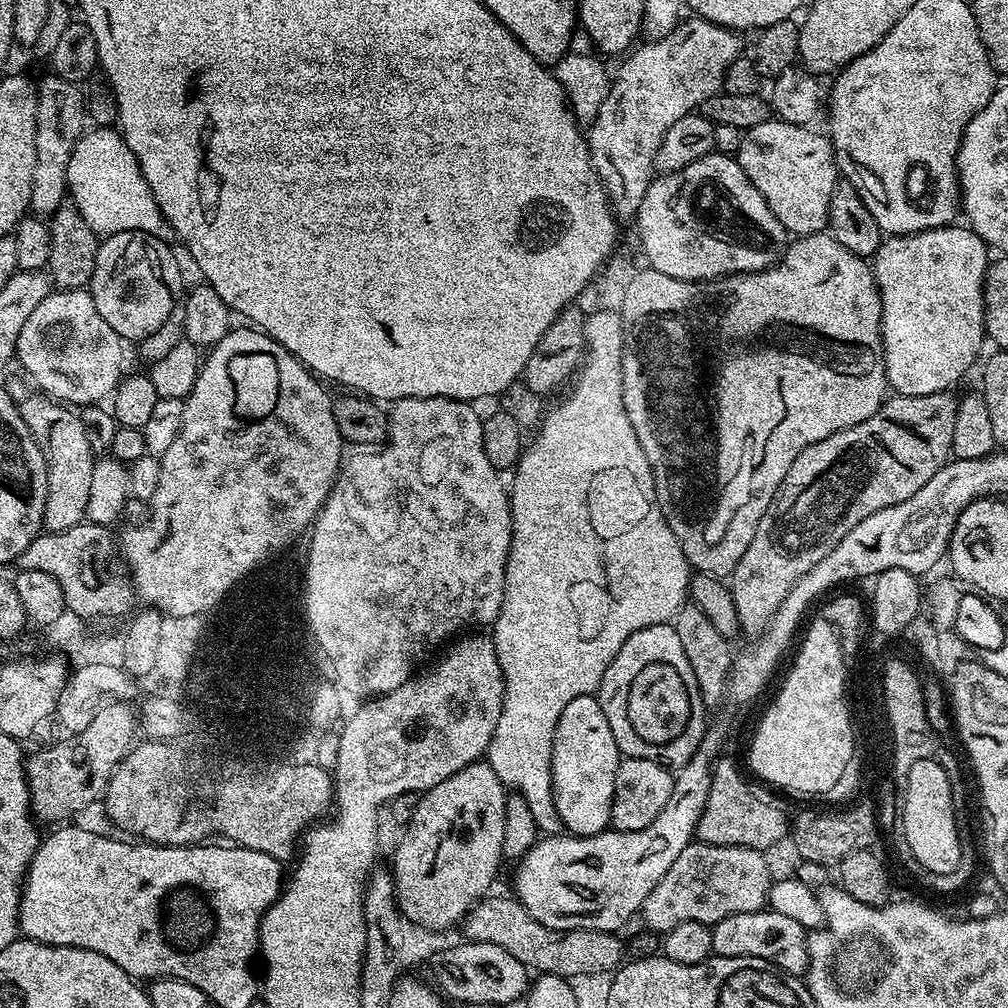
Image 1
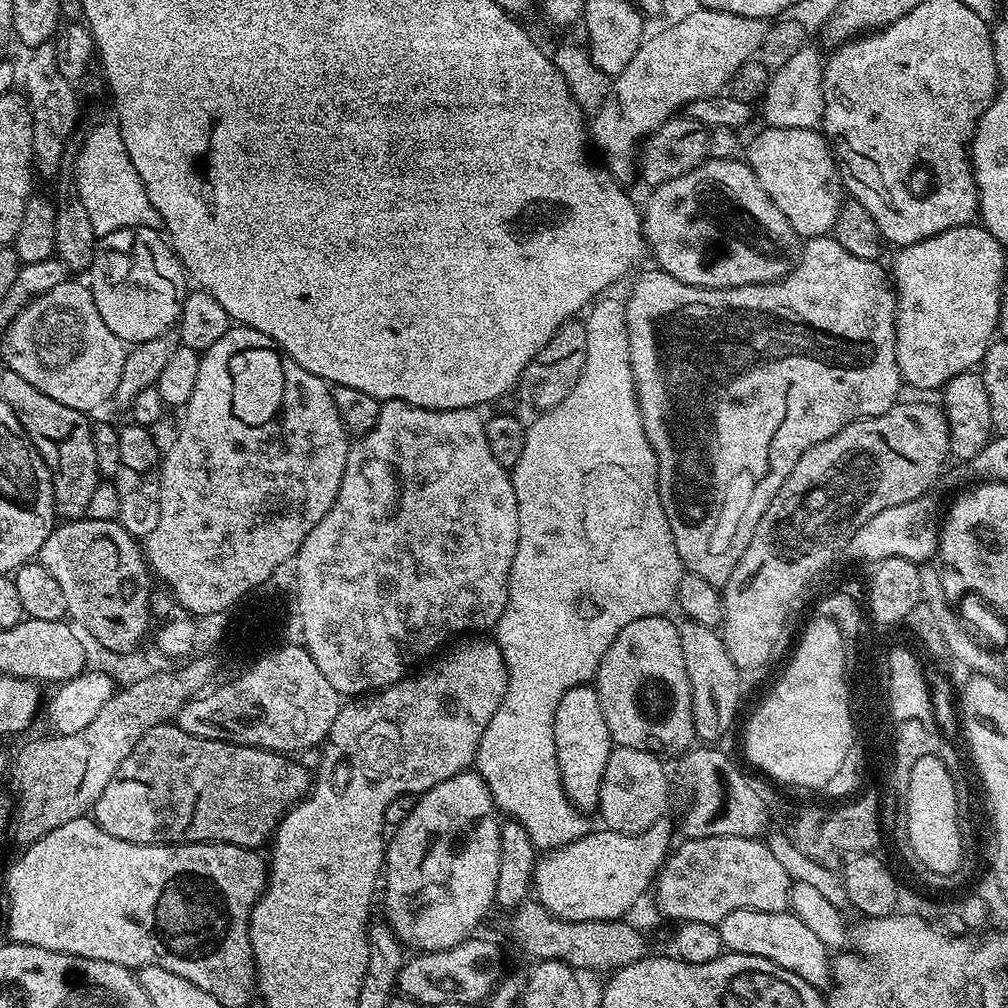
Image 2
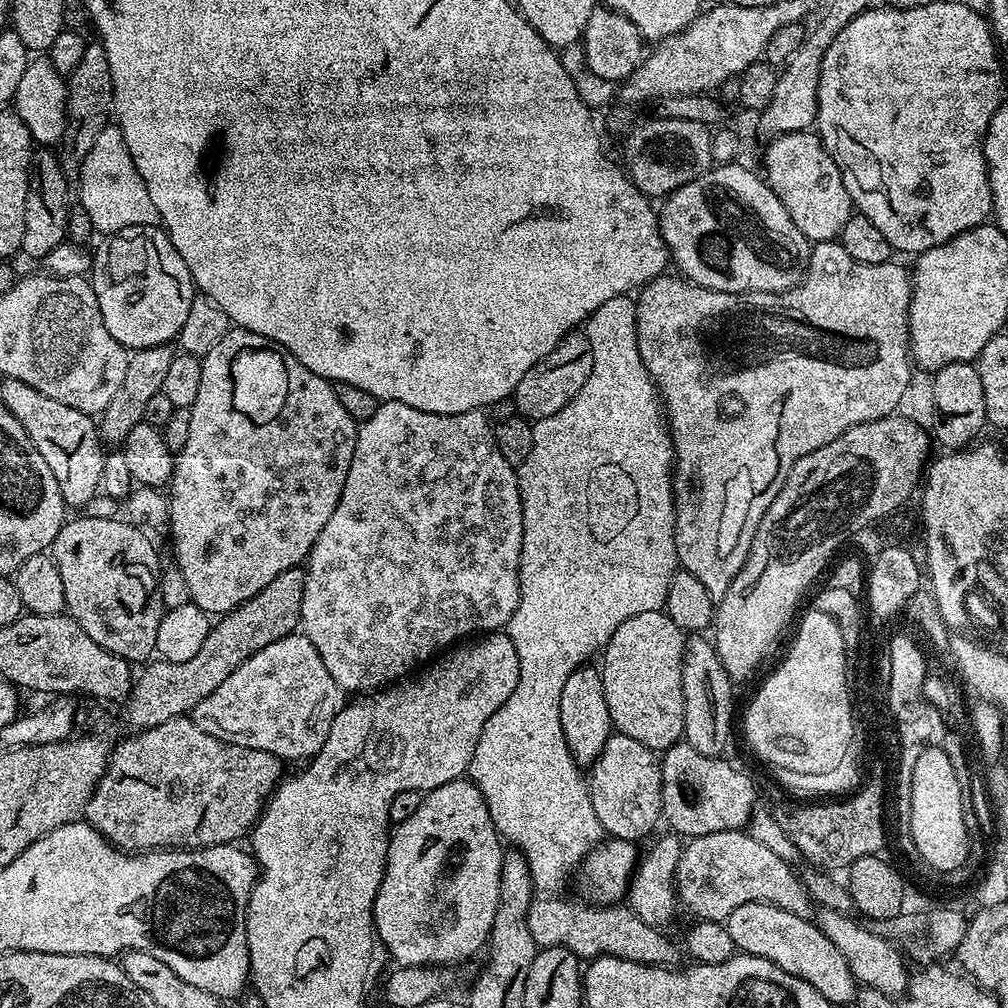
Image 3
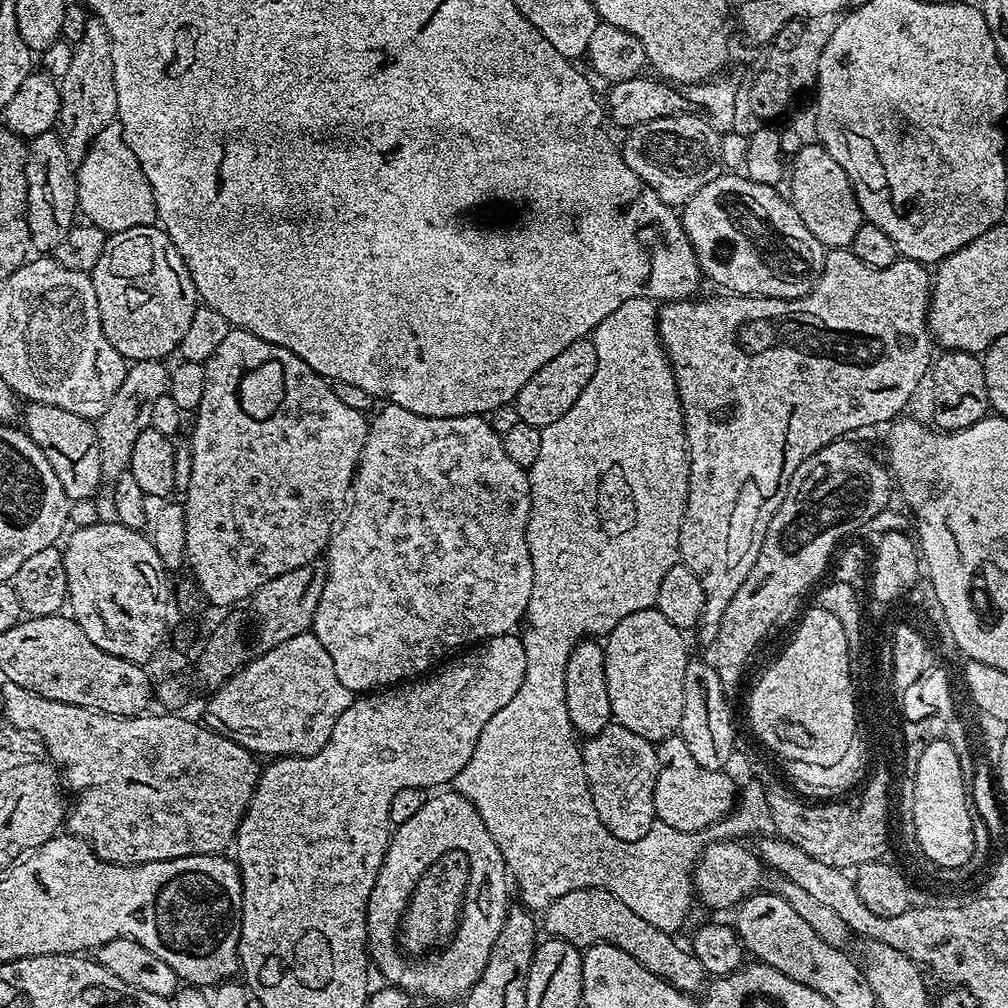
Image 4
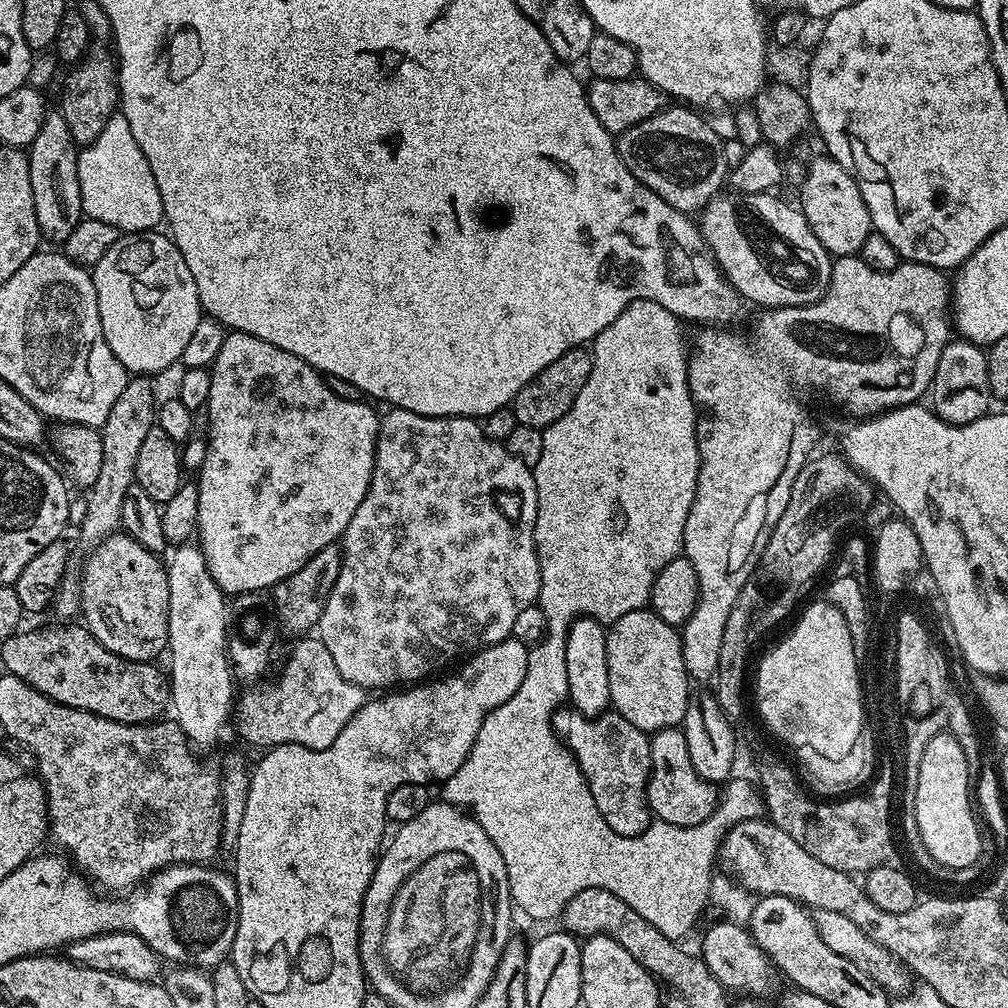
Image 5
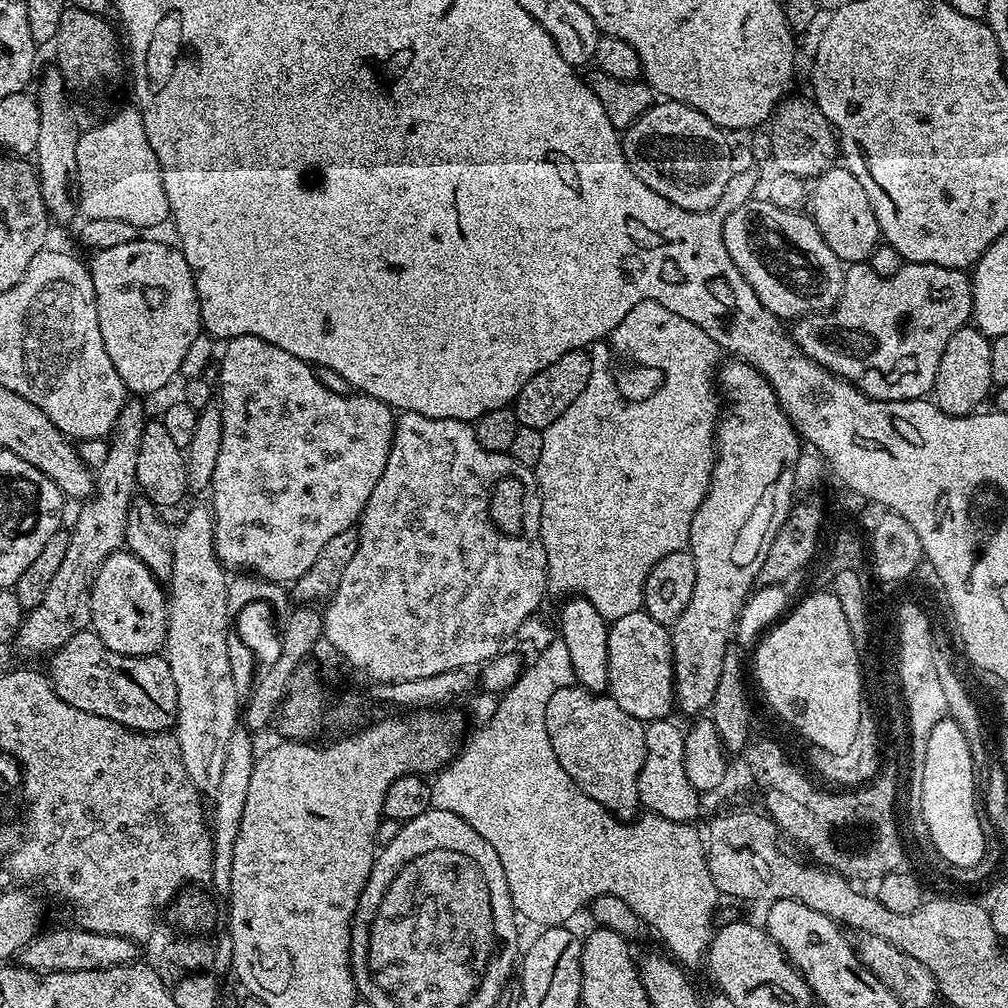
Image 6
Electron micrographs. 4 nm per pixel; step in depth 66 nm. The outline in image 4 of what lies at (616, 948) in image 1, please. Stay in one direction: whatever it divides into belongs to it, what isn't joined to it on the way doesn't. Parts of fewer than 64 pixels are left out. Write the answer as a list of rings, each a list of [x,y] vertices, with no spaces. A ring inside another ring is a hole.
[[[583,888],[562,894],[542,912],[542,928],[549,937],[570,942],[578,949],[586,949],[591,944],[613,944],[618,950],[626,950],[634,962],[646,966],[650,974],[658,974],[670,986],[689,994],[696,994],[705,987],[706,973],[702,962],[687,947],[676,941],[671,932],[658,930],[651,922],[646,922],[639,914],[634,914],[622,898],[614,898],[604,888]]]

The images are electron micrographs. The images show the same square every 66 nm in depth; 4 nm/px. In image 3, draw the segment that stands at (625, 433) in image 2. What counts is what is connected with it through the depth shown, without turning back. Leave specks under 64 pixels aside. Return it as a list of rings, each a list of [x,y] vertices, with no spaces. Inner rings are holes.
[[[631,295],[610,298],[610,302],[602,302],[594,314],[586,321],[586,335],[590,342],[590,350],[594,350],[594,366],[590,370],[590,378],[586,378],[586,386],[578,390],[578,394],[558,414],[550,414],[550,418],[542,418],[532,424],[532,449],[530,454],[518,466],[518,490],[522,498],[522,554],[520,555],[520,597],[518,606],[512,617],[508,619],[506,634],[510,642],[514,642],[514,651],[518,654],[518,686],[514,686],[514,694],[506,698],[506,702],[486,722],[482,729],[482,738],[478,738],[478,746],[474,746],[474,758],[470,762],[466,776],[482,790],[482,798],[486,798],[486,810],[490,810],[490,818],[496,831],[511,847],[517,848],[530,866],[532,881],[537,890],[544,894],[552,894],[555,888],[560,888],[568,880],[568,875],[575,873],[588,853],[605,839],[604,827],[598,822],[598,814],[594,814],[592,799],[588,793],[588,781],[581,765],[576,763],[572,752],[568,749],[566,734],[562,730],[560,717],[560,699],[562,686],[566,686],[566,678],[574,674],[576,668],[583,668],[589,663],[592,655],[599,653],[610,642],[614,630],[626,622],[626,618],[634,618],[634,614],[643,612],[659,612],[664,608],[666,594],[670,586],[670,578],[678,570],[676,547],[674,546],[674,518],[676,507],[672,501],[672,470],[674,457],[672,454],[672,438],[668,434],[668,425],[662,419],[662,405],[658,399],[657,387],[653,378],[647,372],[642,354],[639,352],[639,338],[636,333],[636,300]]]

